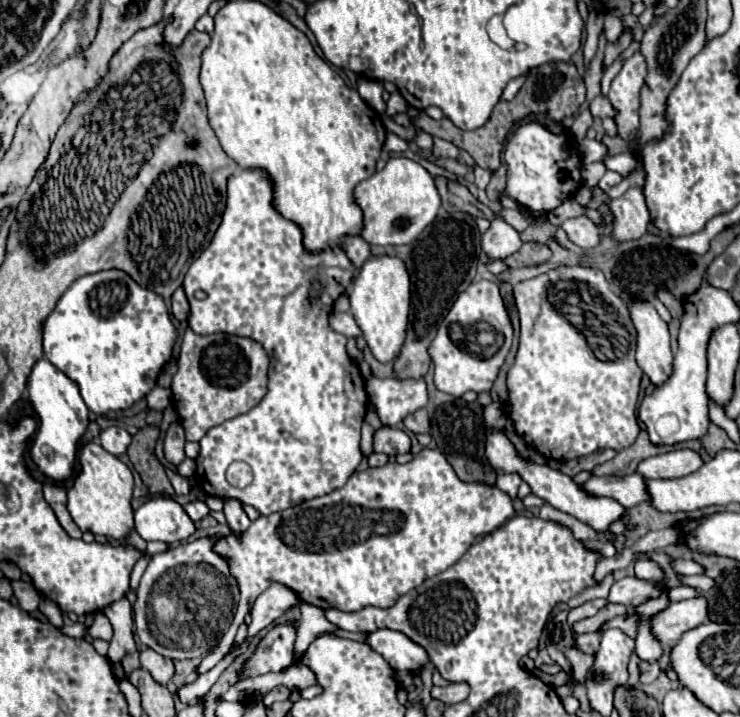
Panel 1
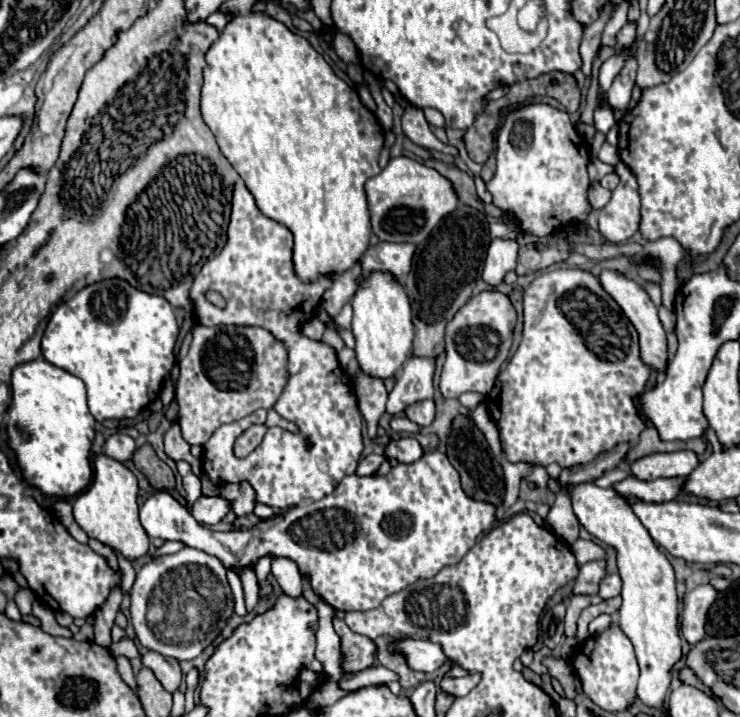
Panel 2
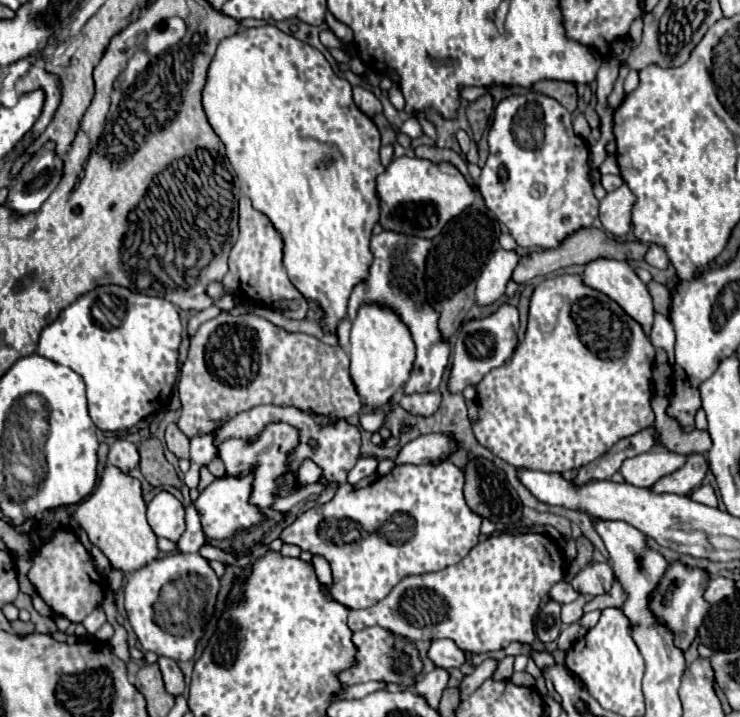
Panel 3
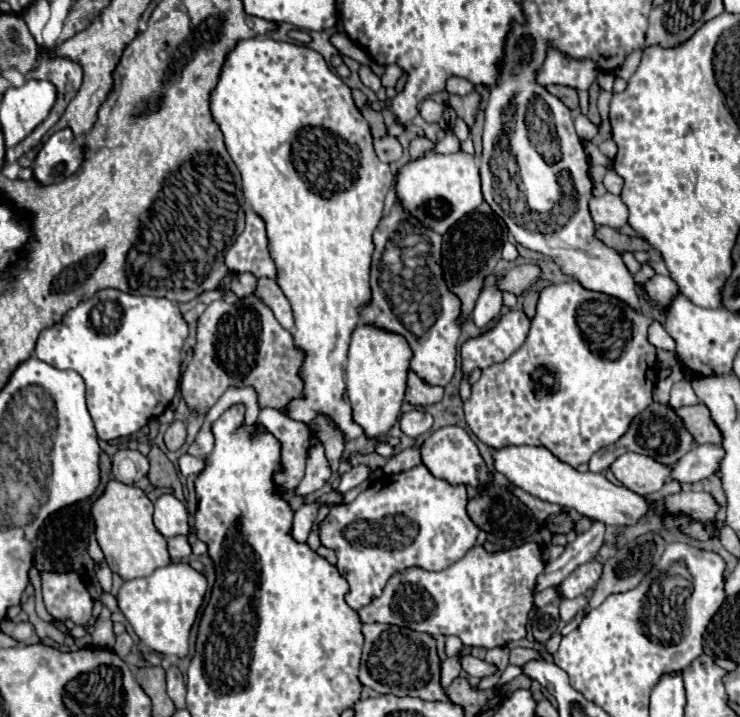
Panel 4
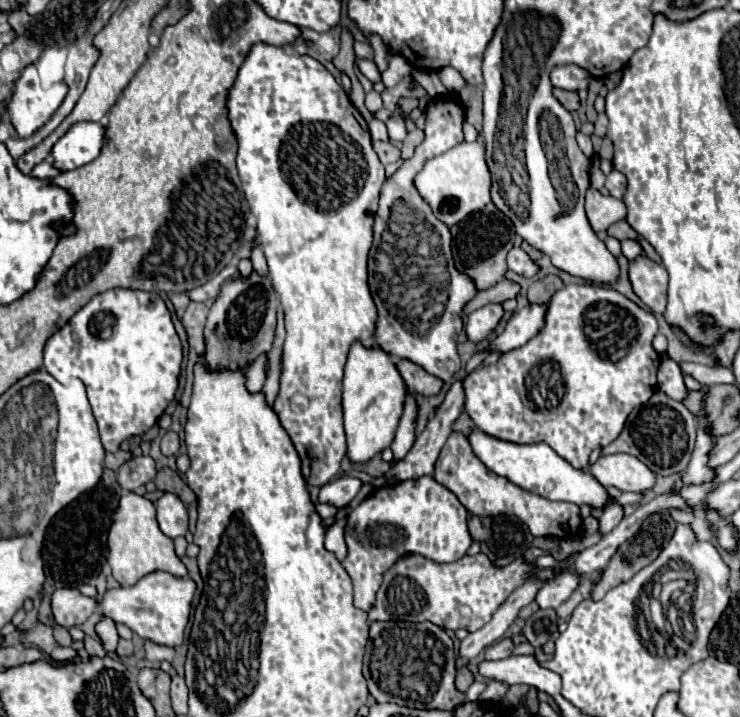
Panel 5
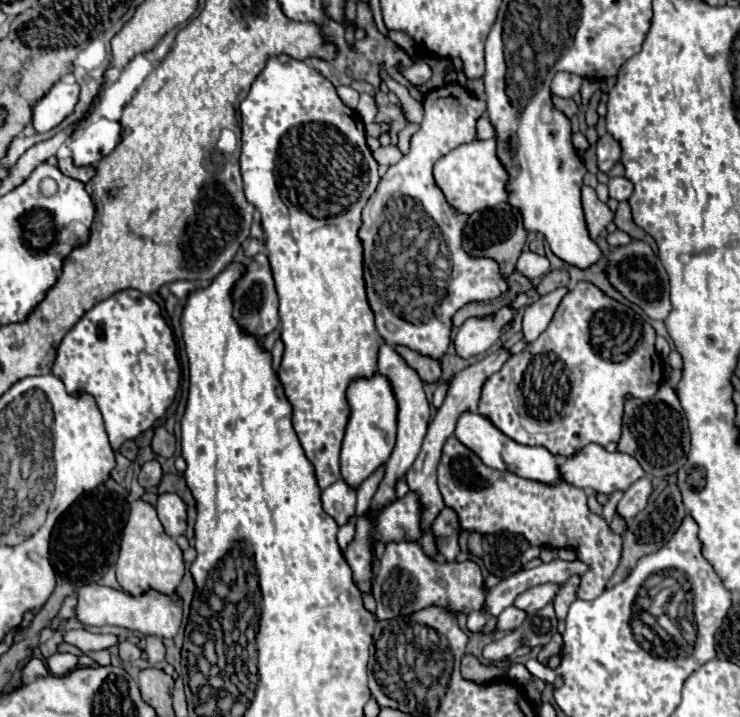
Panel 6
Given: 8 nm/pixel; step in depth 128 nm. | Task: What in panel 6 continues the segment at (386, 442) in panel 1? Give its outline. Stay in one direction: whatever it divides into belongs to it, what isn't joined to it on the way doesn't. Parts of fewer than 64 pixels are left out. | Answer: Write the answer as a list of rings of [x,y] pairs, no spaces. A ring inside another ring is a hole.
[[[450,436],[442,450],[442,460],[438,464],[438,488],[442,492],[442,498],[446,506],[454,508],[460,516],[460,526],[466,530],[476,530],[480,534],[496,534],[496,532],[512,532],[522,534],[532,546],[554,546],[554,548],[574,548],[578,552],[578,558],[584,560],[590,570],[582,576],[582,584],[578,588],[578,598],[582,600],[594,600],[604,592],[604,586],[612,572],[616,570],[616,564],[620,560],[622,550],[622,538],[618,534],[612,534],[608,530],[608,524],[602,520],[602,516],[592,514],[586,506],[586,494],[582,488],[570,486],[566,482],[558,486],[546,486],[536,484],[532,480],[524,480],[520,476],[512,476],[512,472],[496,472],[488,468],[472,450],[468,450],[456,436]]]

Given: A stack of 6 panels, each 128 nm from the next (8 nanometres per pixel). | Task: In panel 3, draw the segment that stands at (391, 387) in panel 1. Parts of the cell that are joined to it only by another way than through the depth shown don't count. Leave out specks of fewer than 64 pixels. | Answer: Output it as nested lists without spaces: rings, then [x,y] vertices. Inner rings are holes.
[[[380,232],[380,234],[373,235],[370,240],[370,250],[374,254],[374,260],[370,264],[368,276],[360,284],[354,286],[350,300],[348,300],[348,320],[356,318],[356,310],[362,302],[380,302],[392,308],[402,318],[402,322],[410,328],[414,344],[416,344],[416,360],[414,360],[410,378],[402,388],[404,394],[424,394],[424,392],[438,390],[444,368],[448,364],[448,356],[450,356],[448,342],[442,340],[436,328],[436,312],[428,308],[422,296],[424,292],[422,292],[420,280],[426,269],[428,248],[430,248],[430,242],[420,240],[420,238],[408,238],[408,236],[400,236],[392,232]]]

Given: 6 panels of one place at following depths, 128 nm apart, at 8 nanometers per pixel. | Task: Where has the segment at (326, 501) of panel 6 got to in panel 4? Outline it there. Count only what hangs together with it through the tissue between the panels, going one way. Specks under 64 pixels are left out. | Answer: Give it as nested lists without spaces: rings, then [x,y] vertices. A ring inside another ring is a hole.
[[[358,464],[358,466],[350,468],[348,472],[342,474],[342,480],[340,480],[338,490],[340,492],[348,492],[350,488],[356,488],[358,484],[362,484],[368,478],[368,474],[370,474],[370,468],[366,464]]]

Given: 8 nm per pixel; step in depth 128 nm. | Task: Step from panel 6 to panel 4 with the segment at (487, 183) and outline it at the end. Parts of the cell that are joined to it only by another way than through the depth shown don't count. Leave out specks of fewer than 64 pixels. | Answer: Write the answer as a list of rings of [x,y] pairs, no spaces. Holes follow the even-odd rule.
[[[466,152],[456,154],[428,154],[420,160],[410,160],[396,172],[396,200],[422,226],[444,234],[456,220],[482,204],[480,174],[476,158]]]

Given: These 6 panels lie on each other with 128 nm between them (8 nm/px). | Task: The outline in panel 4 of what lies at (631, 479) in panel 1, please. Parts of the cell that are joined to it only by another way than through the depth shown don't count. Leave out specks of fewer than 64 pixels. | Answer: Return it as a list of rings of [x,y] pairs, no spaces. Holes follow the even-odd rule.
[[[702,444],[694,446],[686,456],[680,458],[680,462],[672,470],[672,480],[678,480],[680,484],[694,484],[700,482],[712,474],[716,474],[716,468],[720,464],[720,446],[712,444]]]

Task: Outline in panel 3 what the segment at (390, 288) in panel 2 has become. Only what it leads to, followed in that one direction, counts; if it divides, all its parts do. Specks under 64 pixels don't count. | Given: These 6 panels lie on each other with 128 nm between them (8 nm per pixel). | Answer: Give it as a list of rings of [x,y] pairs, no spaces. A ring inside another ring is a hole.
[[[376,302],[362,304],[350,330],[350,376],[360,398],[370,408],[386,404],[408,380],[414,362],[414,342],[400,316]]]

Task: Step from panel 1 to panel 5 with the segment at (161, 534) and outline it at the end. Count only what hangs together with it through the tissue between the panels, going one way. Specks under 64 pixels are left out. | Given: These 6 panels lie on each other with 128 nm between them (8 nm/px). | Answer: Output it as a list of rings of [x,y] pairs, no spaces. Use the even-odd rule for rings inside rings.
[[[432,476],[376,488],[374,494],[346,514],[344,540],[348,554],[342,560],[342,566],[354,584],[354,606],[370,610],[384,572],[408,554],[420,554],[438,564],[460,560],[472,544],[466,520],[468,510],[458,496],[440,486]],[[164,494],[156,502],[156,518],[160,524],[160,530],[168,538],[184,536],[188,532],[188,512],[182,500],[176,494]]]

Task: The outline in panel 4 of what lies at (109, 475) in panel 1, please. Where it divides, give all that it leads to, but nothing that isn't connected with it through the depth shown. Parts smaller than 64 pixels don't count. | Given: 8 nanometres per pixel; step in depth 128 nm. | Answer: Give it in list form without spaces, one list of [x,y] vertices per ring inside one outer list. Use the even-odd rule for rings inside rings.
[[[114,478],[106,484],[102,496],[98,496],[90,508],[94,518],[94,534],[104,552],[106,564],[122,580],[150,576],[156,568],[170,564],[166,538],[154,528],[152,510],[152,502],[138,486],[124,484]]]

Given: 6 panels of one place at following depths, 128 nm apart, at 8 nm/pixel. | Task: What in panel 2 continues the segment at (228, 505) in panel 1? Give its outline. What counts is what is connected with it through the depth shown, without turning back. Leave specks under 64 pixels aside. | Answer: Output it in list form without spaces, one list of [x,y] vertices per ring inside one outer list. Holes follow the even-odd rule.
[[[223,484],[222,486],[218,486],[218,496],[222,496],[224,500],[230,502],[232,512],[234,512],[238,518],[244,518],[244,516],[252,514],[254,504],[256,504],[254,492],[252,492],[250,484]]]

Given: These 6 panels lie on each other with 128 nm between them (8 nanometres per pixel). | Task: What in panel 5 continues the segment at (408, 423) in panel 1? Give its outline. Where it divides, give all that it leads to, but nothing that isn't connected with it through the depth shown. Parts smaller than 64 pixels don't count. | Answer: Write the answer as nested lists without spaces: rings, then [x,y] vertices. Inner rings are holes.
[[[398,360],[396,362],[408,394],[422,394],[422,396],[436,396],[442,388],[442,382],[436,380],[436,376],[424,372],[424,368],[412,364],[410,360]]]

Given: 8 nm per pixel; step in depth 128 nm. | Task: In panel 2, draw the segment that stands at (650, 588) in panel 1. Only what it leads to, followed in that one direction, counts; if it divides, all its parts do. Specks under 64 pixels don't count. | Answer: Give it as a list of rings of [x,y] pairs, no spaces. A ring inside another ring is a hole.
[[[608,574],[602,584],[600,584],[600,590],[598,590],[598,596],[602,596],[604,600],[608,598],[614,598],[614,596],[620,596],[622,592],[622,580],[618,574]]]

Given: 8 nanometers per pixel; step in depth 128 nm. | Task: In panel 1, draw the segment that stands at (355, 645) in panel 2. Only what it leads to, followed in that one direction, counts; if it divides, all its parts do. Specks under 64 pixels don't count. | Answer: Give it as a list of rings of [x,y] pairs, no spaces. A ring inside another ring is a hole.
[[[300,604],[300,610],[302,610],[302,622],[298,626],[298,634],[296,634],[296,642],[294,642],[294,662],[300,662],[308,644],[320,632],[336,630],[336,626],[332,626],[332,624],[328,624],[328,620],[324,620],[322,608],[316,608],[312,604]]]

